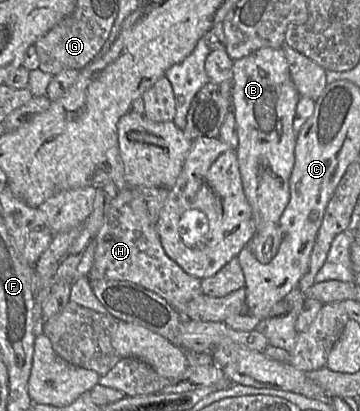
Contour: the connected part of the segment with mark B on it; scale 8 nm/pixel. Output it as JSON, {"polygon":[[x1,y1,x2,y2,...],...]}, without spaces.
{"polygon":[[261,48,233,61,231,108,238,135,235,152,254,220,254,234,248,245,257,260,267,264,277,254,282,241,280,218,290,200,289,180,296,145,293,121,301,95,291,79,283,48]]}

